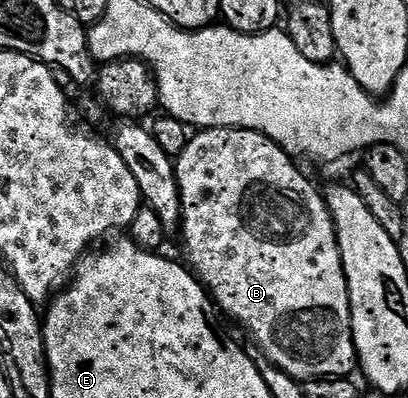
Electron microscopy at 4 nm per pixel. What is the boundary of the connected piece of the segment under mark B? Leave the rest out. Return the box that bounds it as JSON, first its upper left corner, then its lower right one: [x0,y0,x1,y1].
[175,128,358,382]

